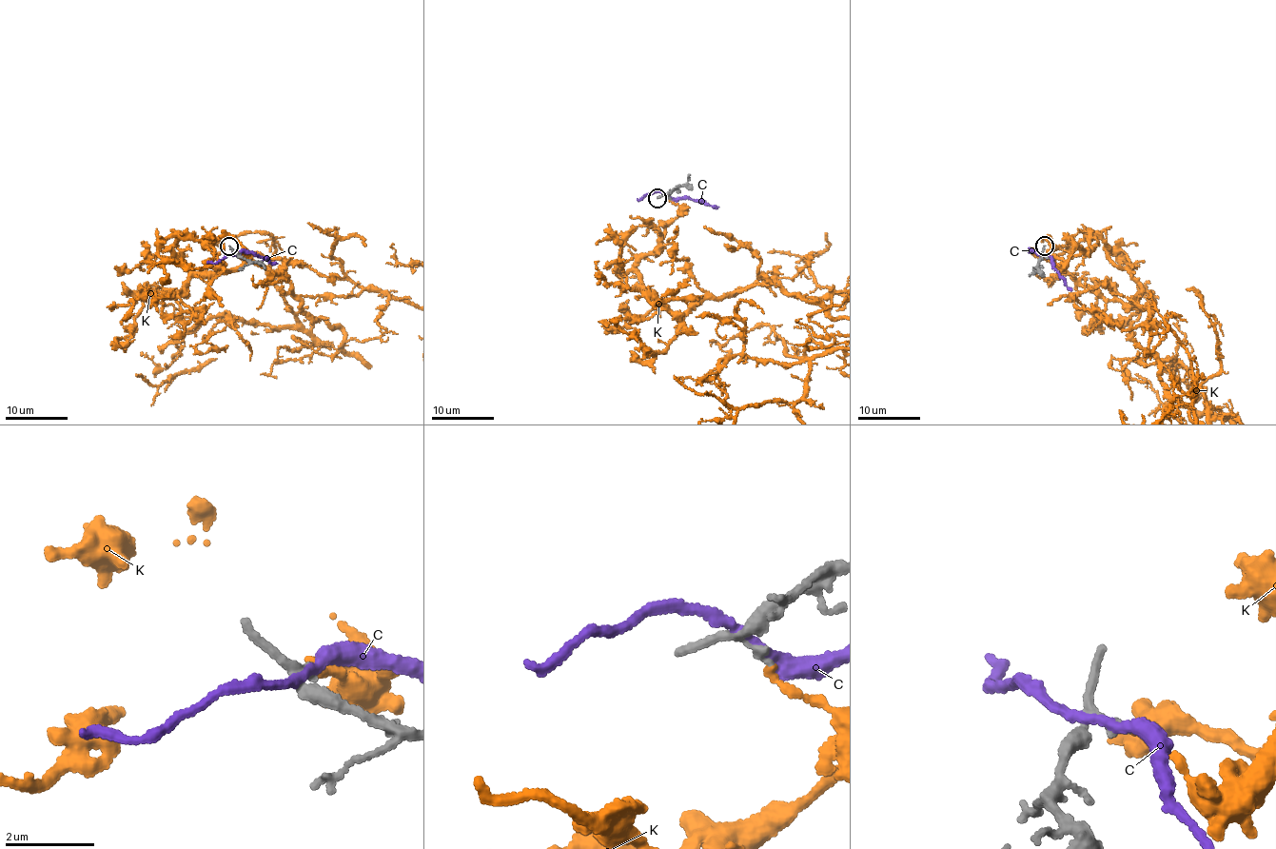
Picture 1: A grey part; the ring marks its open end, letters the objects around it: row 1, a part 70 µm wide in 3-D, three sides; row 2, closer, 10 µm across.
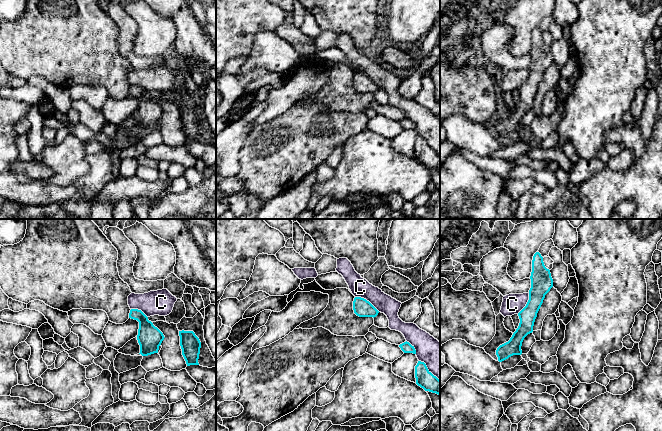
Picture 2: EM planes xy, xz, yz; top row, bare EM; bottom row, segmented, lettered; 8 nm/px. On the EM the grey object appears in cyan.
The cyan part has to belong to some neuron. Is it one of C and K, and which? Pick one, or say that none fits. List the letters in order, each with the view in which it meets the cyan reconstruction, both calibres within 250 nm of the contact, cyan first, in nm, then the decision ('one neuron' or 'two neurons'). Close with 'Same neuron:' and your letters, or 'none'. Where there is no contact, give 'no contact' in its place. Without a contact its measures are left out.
C: xz | 140/160 nm | two neurons
K: no contact | two neurons
Same neuron: none

